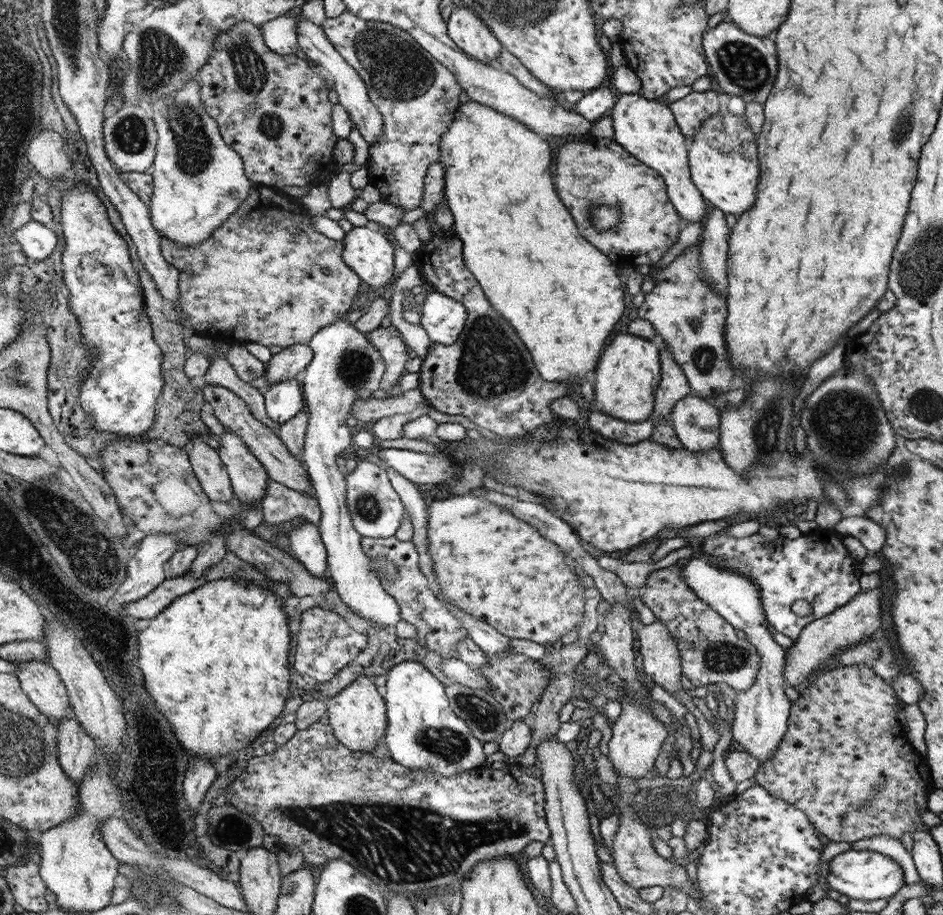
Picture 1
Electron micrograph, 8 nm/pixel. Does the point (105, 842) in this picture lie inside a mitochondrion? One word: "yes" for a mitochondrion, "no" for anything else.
no

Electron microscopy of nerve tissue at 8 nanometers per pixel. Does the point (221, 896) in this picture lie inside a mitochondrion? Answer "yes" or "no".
no

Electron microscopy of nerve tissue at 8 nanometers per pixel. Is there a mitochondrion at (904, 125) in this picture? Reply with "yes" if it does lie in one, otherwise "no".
yes

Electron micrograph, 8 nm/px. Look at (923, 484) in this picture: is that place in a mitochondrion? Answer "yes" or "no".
no

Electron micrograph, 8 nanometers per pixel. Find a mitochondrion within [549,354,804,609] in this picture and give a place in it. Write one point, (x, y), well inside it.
(767, 422)

